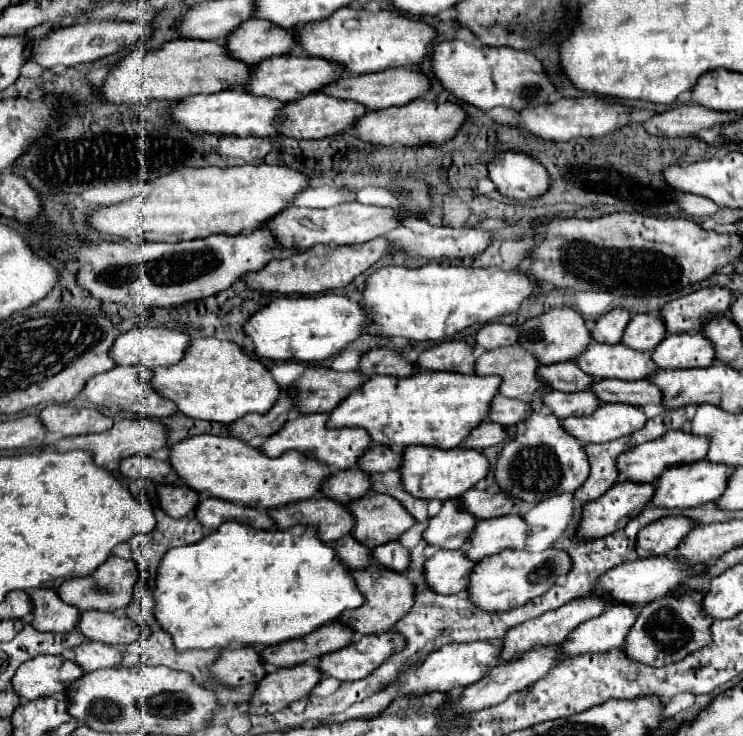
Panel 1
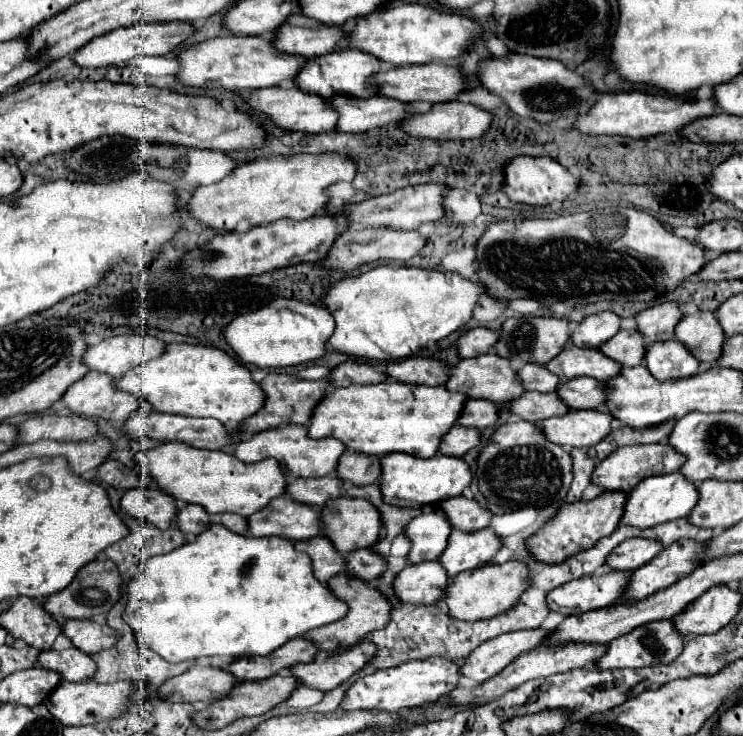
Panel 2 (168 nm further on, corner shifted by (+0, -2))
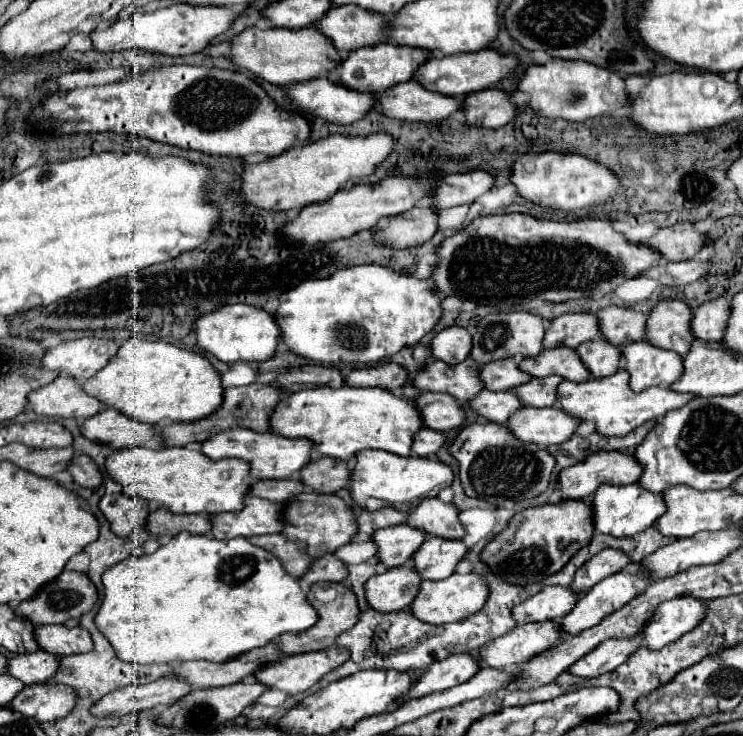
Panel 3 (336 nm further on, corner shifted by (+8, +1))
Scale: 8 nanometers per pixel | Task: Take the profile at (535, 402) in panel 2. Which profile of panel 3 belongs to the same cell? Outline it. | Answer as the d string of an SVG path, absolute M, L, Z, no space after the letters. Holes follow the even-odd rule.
M481 390L473 400L467 402L467 406L489 422L505 424L507 418L517 408L521 408L521 402L517 400L517 396L513 392L487 392L487 390Z

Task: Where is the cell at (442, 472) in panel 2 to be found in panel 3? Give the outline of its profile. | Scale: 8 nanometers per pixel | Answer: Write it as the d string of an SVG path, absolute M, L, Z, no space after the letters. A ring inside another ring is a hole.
M366 449L357 452L357 462L351 470L351 498L365 506L367 498L379 498L387 504L401 504L401 502L415 502L421 498L437 496L441 488L447 488L453 482L453 472L447 464L433 460L433 458L421 458L421 456L393 456L387 451Z

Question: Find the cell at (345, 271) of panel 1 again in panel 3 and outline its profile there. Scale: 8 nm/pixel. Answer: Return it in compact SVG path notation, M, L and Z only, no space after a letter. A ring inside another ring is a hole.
M415 206L401 216L391 218L389 226L377 232L377 238L393 248L409 248L427 242L437 230L439 212L433 212L429 206Z

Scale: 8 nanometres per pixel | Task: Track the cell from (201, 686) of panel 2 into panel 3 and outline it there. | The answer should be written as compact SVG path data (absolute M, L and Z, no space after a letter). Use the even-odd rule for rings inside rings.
M165 676L143 686L123 686L101 700L97 700L89 712L97 718L103 716L125 716L139 714L143 710L153 710L159 706L171 706L175 700L183 698L191 686L177 676Z

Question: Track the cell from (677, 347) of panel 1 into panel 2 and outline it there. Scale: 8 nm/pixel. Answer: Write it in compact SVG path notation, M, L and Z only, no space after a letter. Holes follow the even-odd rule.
M657 341L647 347L647 369L659 381L691 377L699 373L701 361L685 347L685 343L673 341Z

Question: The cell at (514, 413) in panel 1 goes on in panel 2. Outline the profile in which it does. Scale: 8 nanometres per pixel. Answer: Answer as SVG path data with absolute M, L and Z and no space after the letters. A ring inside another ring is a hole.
M469 399L457 423L465 427L485 429L485 427L493 427L497 419L499 419L499 407L495 403L483 399Z

